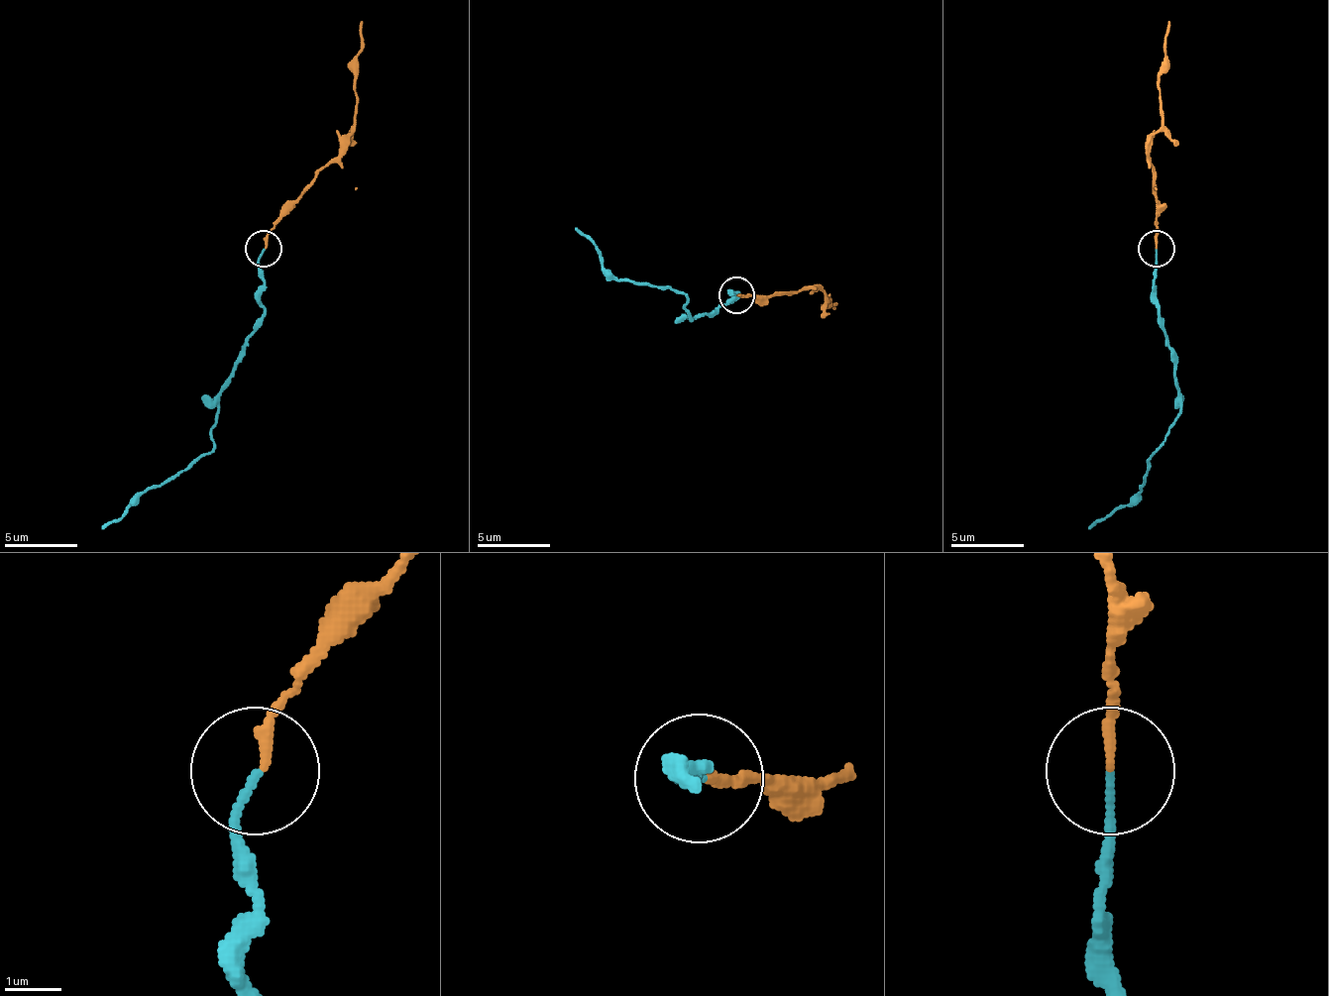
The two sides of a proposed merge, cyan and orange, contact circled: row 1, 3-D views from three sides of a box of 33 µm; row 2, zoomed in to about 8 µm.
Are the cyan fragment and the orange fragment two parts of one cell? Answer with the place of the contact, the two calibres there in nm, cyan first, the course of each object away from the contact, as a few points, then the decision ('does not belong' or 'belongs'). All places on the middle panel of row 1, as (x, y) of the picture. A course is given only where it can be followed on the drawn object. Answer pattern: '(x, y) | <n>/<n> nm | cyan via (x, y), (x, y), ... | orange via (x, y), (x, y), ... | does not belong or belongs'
(736, 295) | 110/180 nm | cyan via (737, 296), (694, 318), (682, 292), (620, 281), (576, 227) | orange via (737, 296), (818, 288), (836, 307) | does not belong

